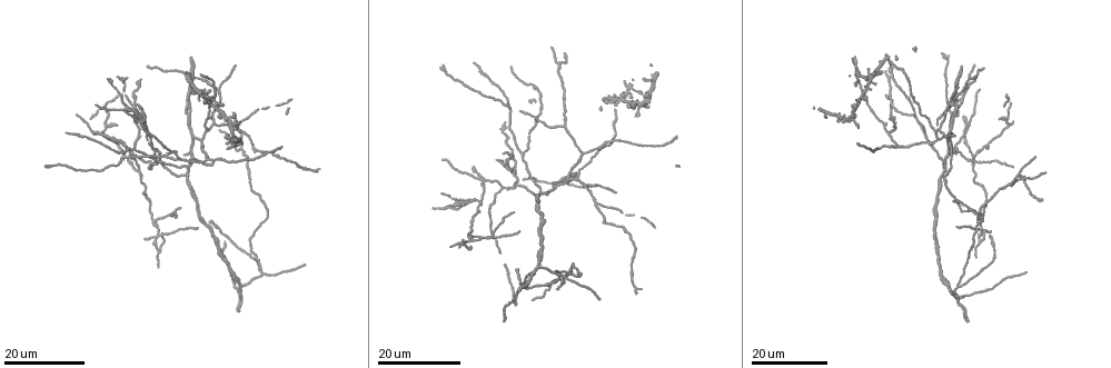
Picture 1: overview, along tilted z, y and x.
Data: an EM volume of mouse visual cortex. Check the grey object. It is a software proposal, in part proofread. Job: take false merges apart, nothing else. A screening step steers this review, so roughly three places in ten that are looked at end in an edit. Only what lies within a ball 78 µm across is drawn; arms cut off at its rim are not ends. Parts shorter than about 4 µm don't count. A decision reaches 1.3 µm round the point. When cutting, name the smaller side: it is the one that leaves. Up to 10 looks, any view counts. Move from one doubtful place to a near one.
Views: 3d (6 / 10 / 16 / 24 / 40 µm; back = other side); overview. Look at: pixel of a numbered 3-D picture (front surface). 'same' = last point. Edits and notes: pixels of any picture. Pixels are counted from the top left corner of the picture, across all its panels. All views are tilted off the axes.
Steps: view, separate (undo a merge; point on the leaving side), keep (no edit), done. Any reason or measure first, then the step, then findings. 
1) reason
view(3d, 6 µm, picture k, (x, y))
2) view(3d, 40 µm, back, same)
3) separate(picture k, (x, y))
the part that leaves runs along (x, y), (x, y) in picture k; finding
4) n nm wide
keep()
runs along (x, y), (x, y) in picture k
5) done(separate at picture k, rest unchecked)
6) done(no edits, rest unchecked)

three arms meet
view(3d, 24 µm, picture 1, (260, 149))

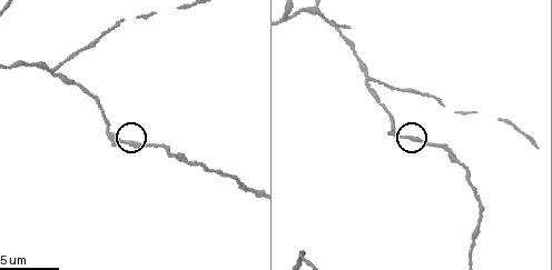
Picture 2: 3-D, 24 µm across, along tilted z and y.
closer look
view(3d, 6 µm, picture 2, (402, 137))

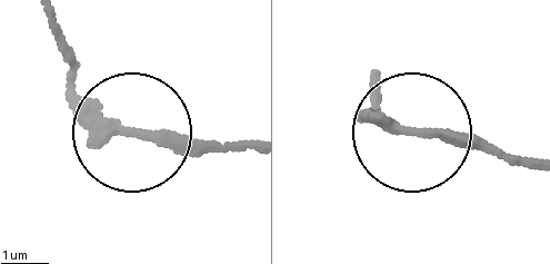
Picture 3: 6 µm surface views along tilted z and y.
3 arms
keep()
continuous, no second neuron

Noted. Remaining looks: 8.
three arms meet
view(3d, 16 µm, picture 1, (953, 149))

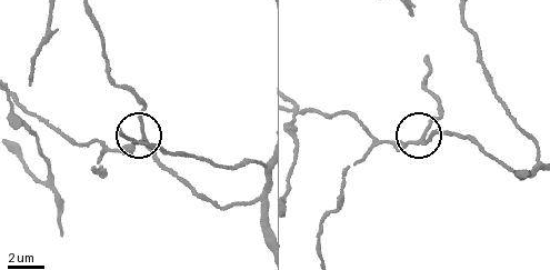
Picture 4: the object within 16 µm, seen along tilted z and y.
view(3d, 10 µm, picture 4, (423, 138))

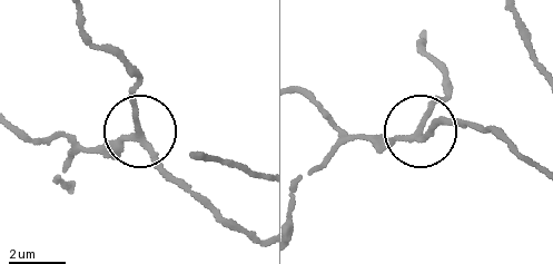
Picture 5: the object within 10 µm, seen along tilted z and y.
160 nm wide
keep()
runs along (517, 156), (490, 130), (454, 121), (424, 136), (450, 82) in picture 5; all the same neuron

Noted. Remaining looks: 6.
branch point
view(3d, 24 µm, picture 1, (541, 195))

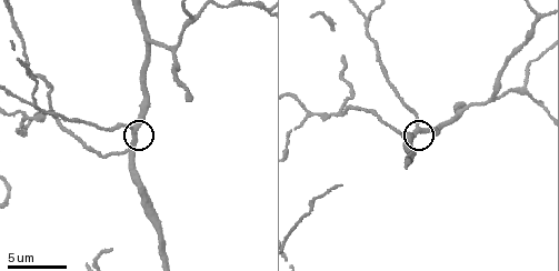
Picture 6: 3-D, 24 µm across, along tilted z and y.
view(3d, 10 µm, picture 6, (418, 130))

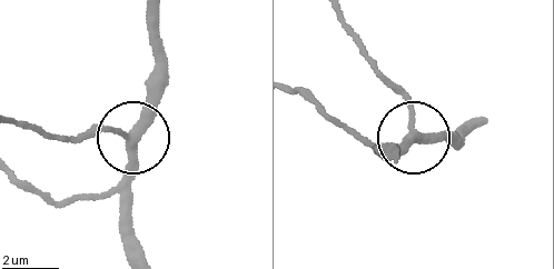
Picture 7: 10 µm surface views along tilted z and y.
3 arms
keep()
one neuron here

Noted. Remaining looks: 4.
branch point
view(3d, 16 µm, picture 1, (482, 180))

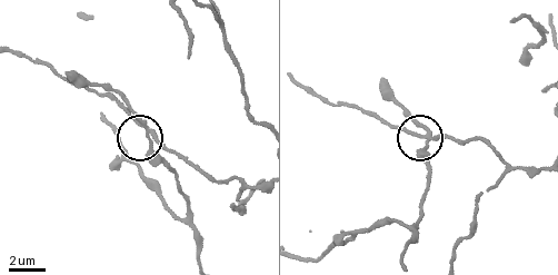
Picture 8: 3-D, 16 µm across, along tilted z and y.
zoom in
view(3d, 6 µm, picture 8, (151, 132))

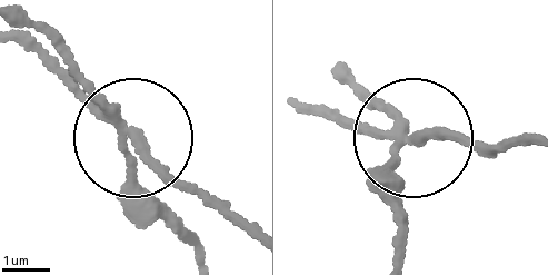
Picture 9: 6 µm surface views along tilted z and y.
190 nm wide
separate(picture 9, (129, 185))
the part that leaves runs along (116, 120), (128, 195), (196, 255) in picture 9; two neurons meet here

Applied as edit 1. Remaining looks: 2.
done(separate at picture 9, rest unchecked)

